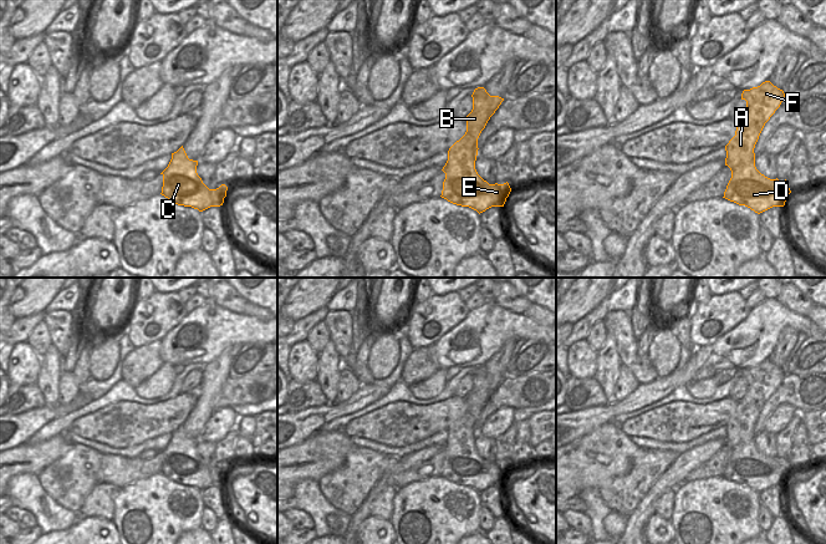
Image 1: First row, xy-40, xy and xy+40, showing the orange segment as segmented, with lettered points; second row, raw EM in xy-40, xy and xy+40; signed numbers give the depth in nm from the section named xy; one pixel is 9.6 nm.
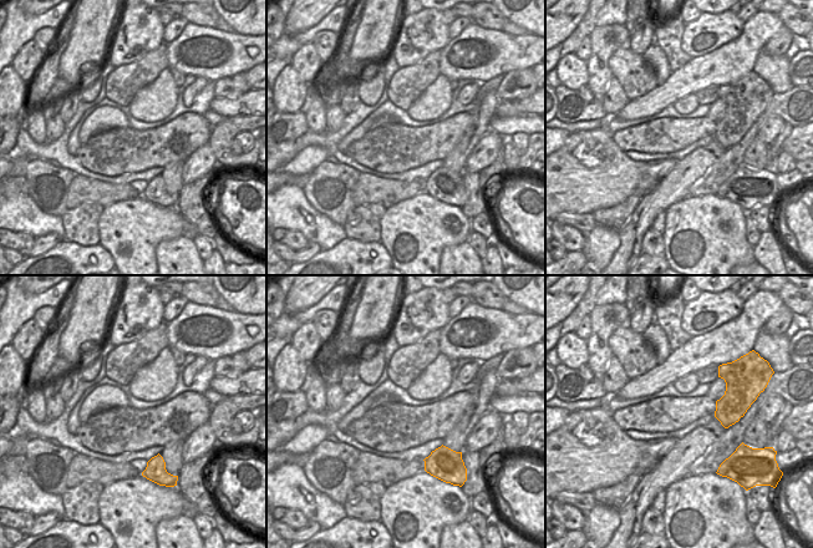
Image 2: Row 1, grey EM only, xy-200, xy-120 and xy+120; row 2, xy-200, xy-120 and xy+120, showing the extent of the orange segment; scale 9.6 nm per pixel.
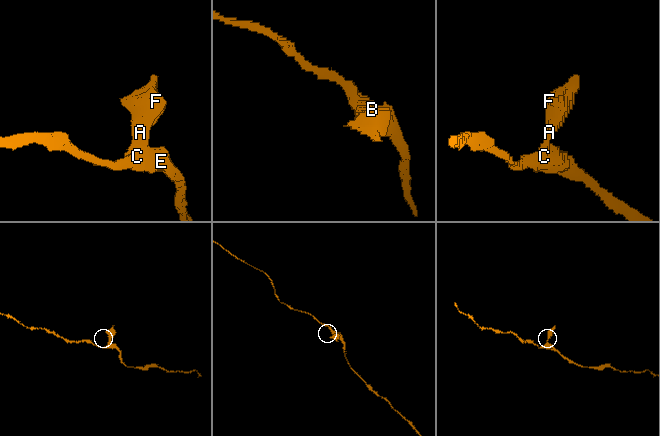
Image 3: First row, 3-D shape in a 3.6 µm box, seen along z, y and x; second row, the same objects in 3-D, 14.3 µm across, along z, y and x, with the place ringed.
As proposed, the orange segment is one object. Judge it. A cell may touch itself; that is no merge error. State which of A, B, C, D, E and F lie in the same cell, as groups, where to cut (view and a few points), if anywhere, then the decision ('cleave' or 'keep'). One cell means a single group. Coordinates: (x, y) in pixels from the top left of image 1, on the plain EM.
groups A B C D E F; cut none; keep

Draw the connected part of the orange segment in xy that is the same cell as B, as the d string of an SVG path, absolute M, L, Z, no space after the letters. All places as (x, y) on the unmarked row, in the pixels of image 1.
M484 366L475 367L471 376L473 388L465 396L466 411L449 427L442 448L445 458L440 476L480 493L491 485L504 485L511 467L508 461L489 463L475 448L478 417L504 377L490 375Z

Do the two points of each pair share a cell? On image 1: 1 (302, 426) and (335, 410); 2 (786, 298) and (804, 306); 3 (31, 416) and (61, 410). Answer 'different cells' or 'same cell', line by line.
1: same cell
2: same cell
3: same cell

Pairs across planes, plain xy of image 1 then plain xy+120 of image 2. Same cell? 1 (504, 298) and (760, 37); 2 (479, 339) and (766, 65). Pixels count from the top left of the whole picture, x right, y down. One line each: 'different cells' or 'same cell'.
1: different cells
2: different cells

